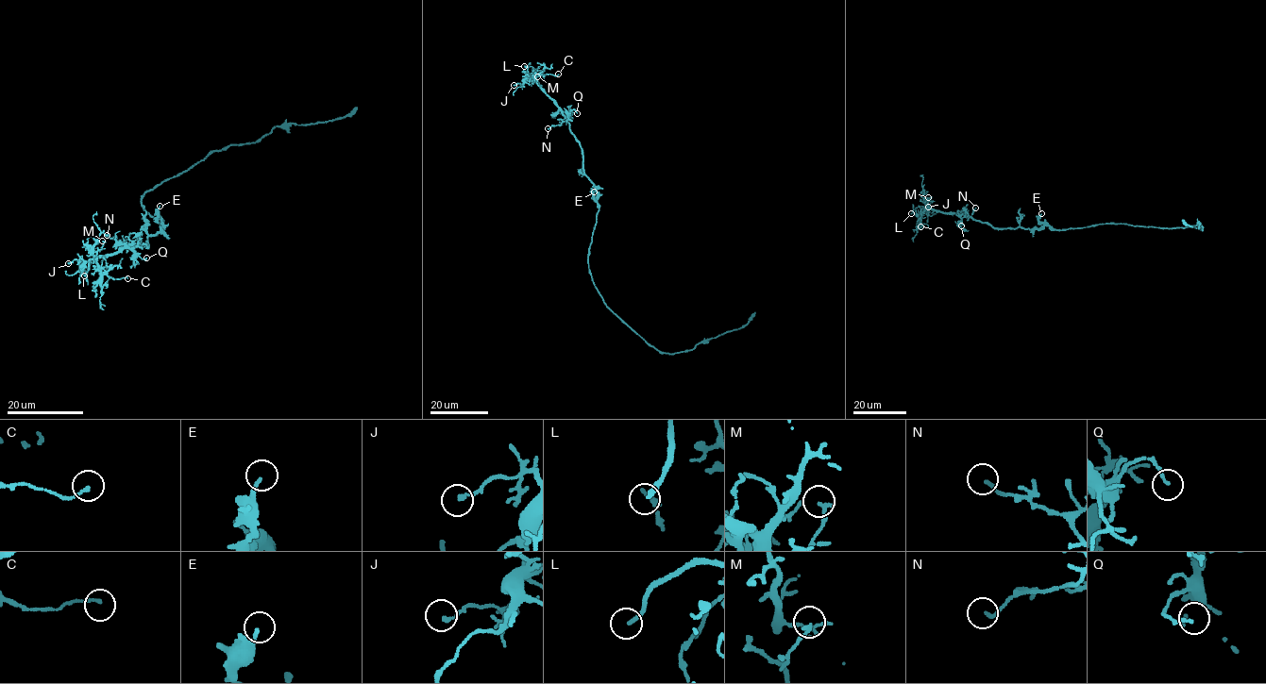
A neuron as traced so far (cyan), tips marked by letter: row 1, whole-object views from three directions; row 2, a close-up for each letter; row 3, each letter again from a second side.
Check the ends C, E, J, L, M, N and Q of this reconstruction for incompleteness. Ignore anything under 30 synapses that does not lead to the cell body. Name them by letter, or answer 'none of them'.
L

